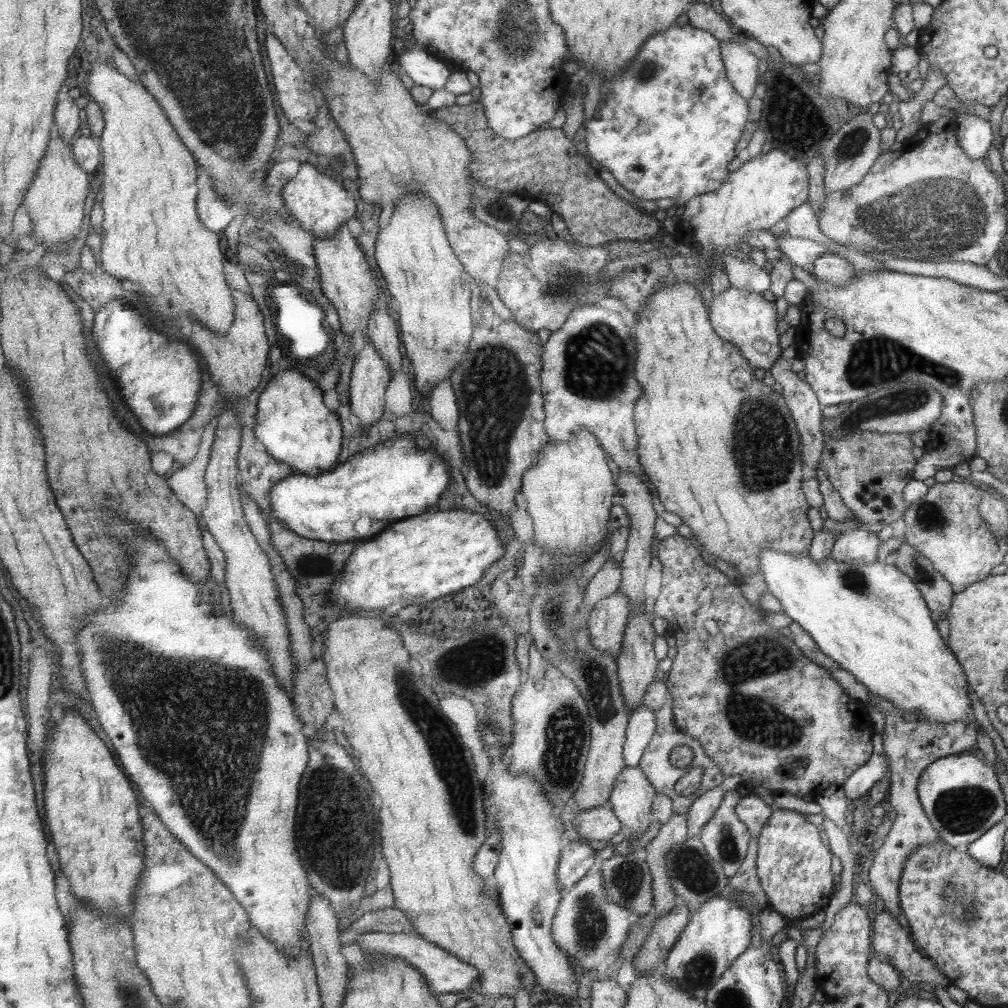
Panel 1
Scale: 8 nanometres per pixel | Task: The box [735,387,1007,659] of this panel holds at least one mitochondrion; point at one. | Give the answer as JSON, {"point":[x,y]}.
{"point":[929,516]}

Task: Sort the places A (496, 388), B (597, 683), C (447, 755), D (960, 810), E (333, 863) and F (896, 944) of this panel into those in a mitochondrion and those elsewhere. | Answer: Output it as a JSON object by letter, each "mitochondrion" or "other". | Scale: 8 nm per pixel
{"A":"mitochondrion","B":"mitochondrion","C":"mitochondrion","D":"mitochondrion","E":"mitochondrion","F":"other"}

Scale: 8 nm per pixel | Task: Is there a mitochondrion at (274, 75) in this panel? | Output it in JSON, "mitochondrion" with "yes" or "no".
{"mitochondrion":"no"}

